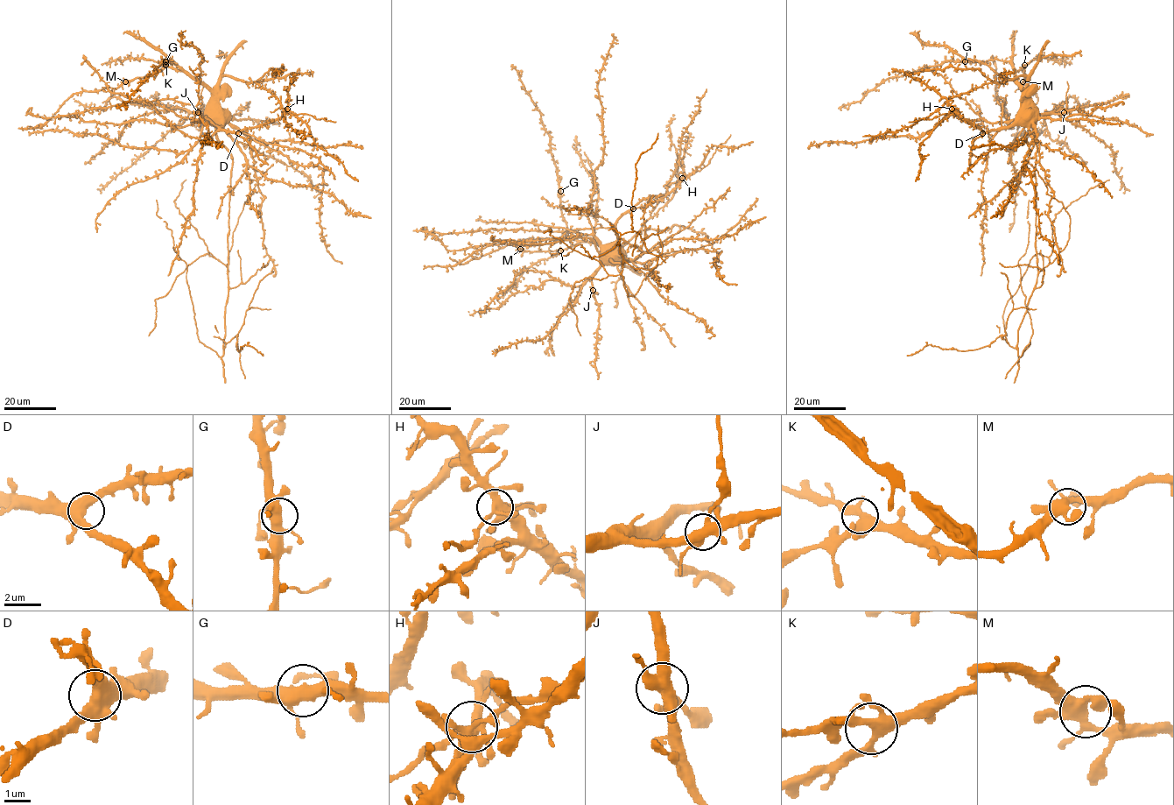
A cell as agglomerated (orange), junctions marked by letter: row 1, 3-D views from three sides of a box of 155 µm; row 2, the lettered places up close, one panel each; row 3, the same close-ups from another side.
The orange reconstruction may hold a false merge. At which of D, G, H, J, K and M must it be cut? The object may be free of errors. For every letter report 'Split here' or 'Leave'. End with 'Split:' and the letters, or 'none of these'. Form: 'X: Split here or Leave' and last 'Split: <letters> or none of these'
D: Leave
G: Leave
H: Leave
J: Leave
K: Leave
M: Leave
Split: none of these

